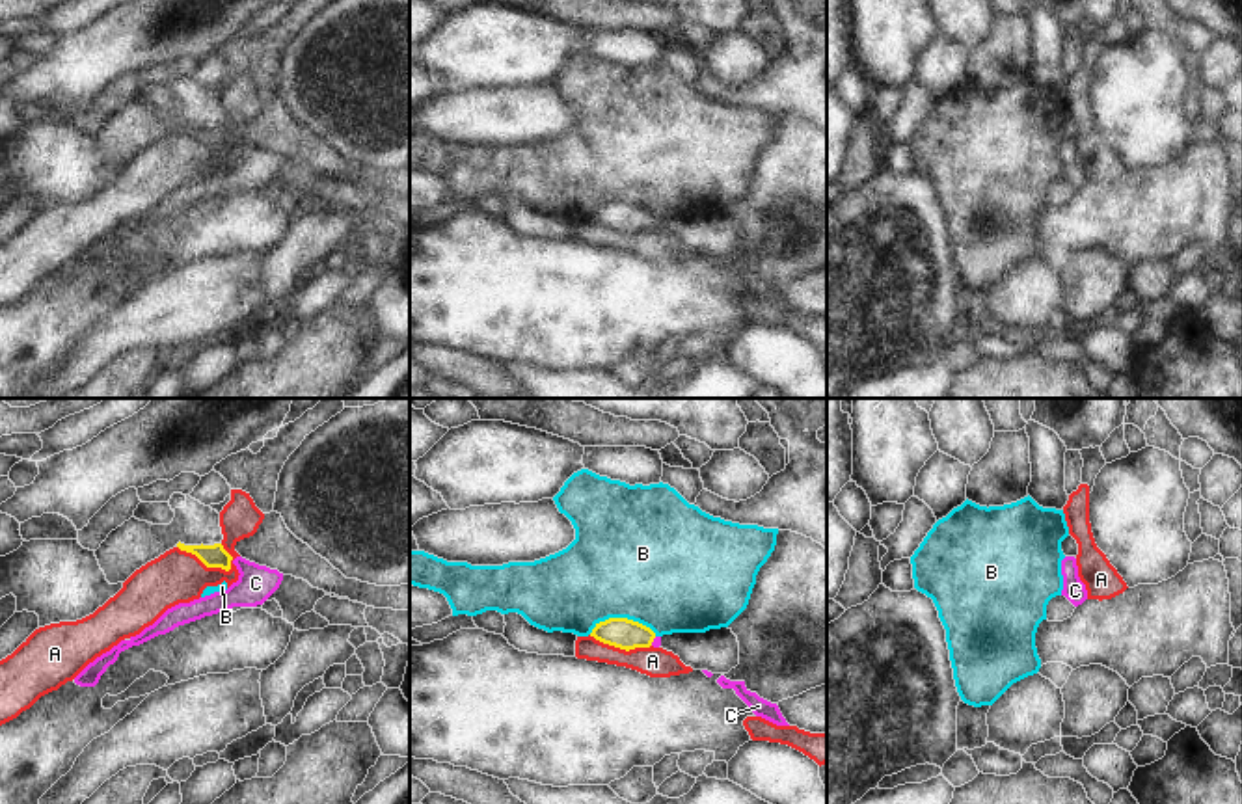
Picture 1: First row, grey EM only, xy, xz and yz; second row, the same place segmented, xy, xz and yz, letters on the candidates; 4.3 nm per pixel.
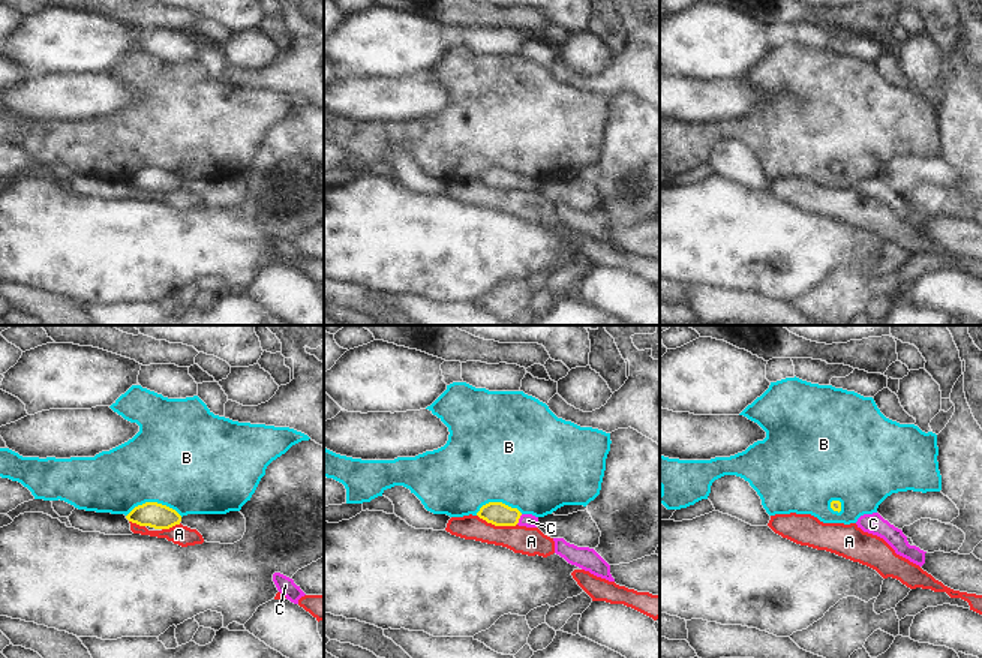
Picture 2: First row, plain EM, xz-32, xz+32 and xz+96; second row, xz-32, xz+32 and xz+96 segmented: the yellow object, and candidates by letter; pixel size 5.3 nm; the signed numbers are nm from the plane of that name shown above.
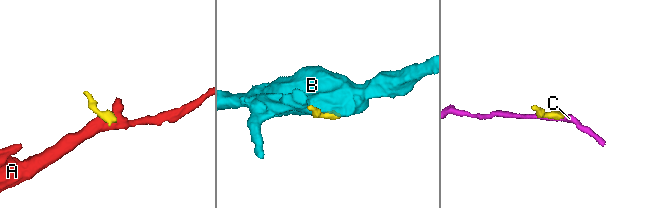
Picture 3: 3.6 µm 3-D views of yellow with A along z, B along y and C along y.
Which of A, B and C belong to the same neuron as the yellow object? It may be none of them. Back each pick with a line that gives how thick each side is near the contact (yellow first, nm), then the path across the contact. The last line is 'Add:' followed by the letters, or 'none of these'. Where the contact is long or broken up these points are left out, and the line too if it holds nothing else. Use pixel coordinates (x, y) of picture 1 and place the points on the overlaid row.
C: Thickness 130 nm (yellow) against 40 nm. Path across: xz (622, 633), (652, 641), (656, 643)
Add: C

